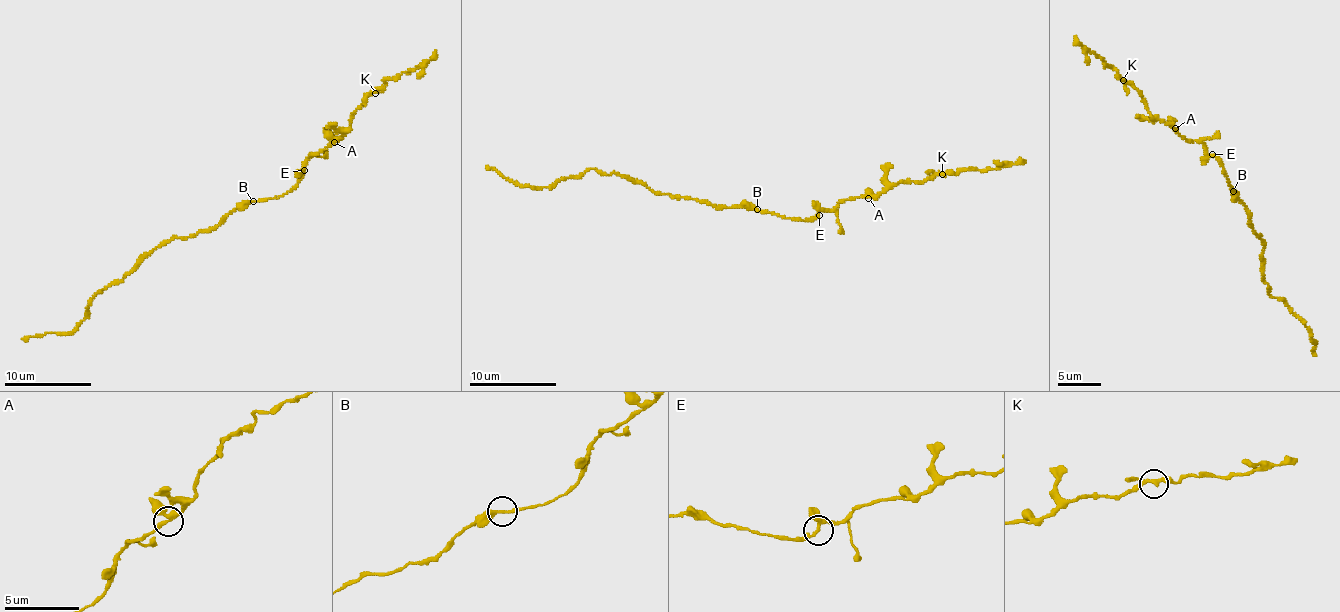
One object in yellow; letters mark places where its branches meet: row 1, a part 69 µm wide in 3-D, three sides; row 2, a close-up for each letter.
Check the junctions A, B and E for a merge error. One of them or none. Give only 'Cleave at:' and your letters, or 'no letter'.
Cleave at: no letter

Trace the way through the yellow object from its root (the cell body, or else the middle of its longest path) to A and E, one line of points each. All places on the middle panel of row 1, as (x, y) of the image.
A: (756, 211), (767, 210), (807, 221), (821, 211), (830, 211), (846, 200), (869, 197)
E: (756, 211), (767, 210), (810, 221), (819, 215)

